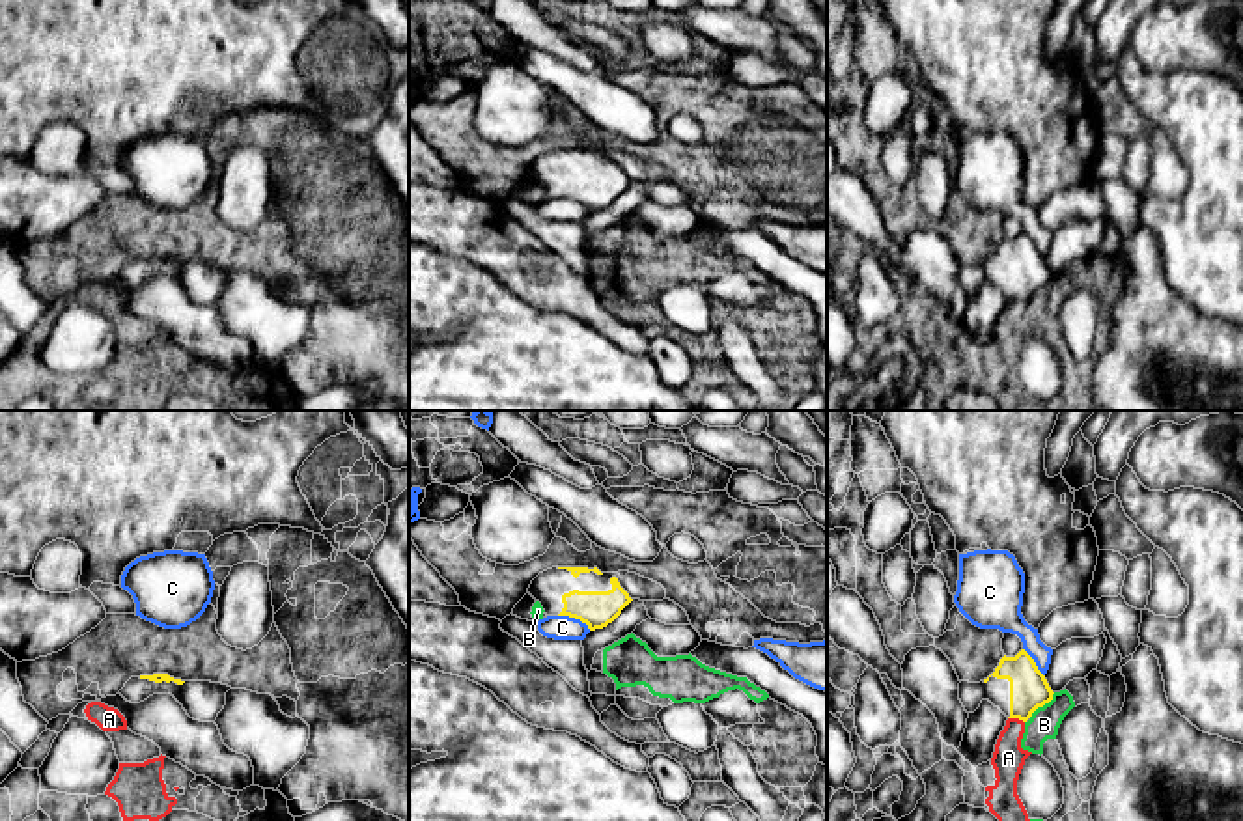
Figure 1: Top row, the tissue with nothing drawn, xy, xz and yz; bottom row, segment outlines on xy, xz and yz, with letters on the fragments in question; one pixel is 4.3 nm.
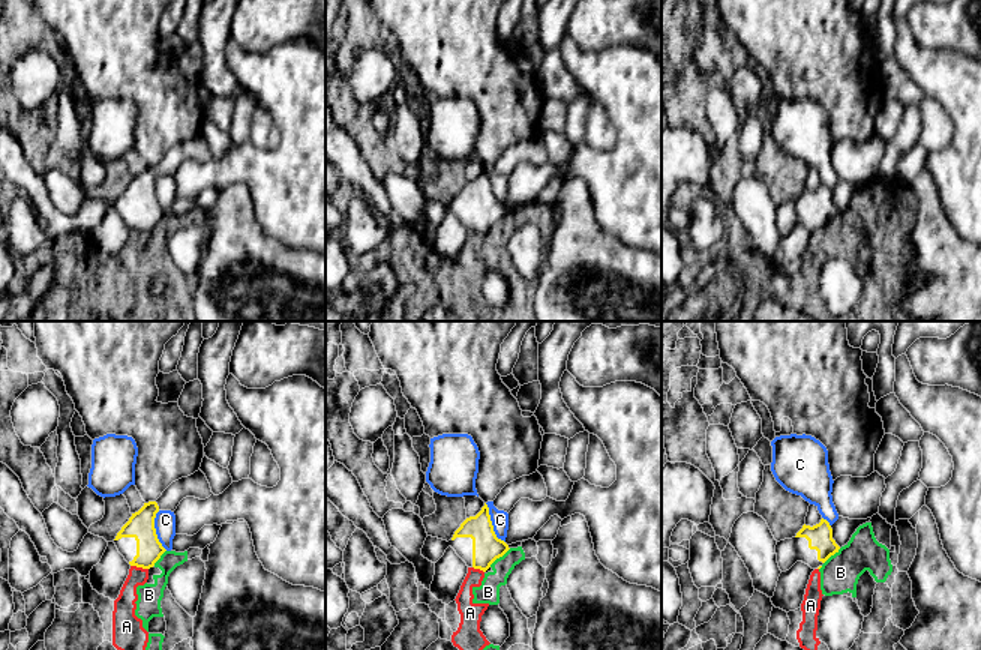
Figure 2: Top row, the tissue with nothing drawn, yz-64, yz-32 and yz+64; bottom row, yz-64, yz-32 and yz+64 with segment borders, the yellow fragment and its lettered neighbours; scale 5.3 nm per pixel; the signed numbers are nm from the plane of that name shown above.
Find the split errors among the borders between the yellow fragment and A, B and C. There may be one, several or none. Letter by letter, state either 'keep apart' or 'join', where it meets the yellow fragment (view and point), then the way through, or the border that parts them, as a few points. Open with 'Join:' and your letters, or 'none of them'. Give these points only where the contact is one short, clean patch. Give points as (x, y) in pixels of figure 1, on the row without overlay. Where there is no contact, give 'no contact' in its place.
Join: none of them
A: keep apart | yz (1016, 299) | along yz (1008, 299), (1018, 299), (1023, 305)
B: keep apart | yz (1042, 288) | along yz (1055, 275), (1029, 299)
C: keep apart | xz (575, 200) | along xz (558, 196), (579, 200), (590, 211)

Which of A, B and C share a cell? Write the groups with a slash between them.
A B / C

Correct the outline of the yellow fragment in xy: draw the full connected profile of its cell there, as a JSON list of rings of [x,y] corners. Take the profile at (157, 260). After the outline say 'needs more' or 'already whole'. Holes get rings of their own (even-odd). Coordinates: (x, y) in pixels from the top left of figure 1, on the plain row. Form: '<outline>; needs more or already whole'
[[[153,256],[131,259],[119,276],[131,285],[140,285],[153,276],[172,276],[190,300],[215,304],[226,287],[226,274],[230,271],[222,265],[181,263],[168,256]]]; needs more

